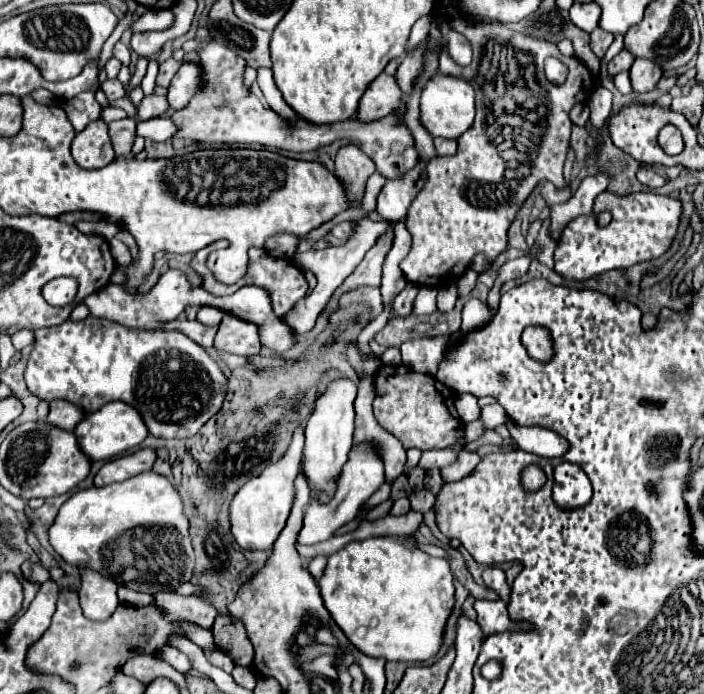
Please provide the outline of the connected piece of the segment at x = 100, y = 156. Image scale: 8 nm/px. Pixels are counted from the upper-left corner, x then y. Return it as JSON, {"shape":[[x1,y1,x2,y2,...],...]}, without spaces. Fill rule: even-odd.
{"shape":[[102,120,90,122,72,142,74,160,88,170,104,168,114,160,114,150,108,136,108,126]]}

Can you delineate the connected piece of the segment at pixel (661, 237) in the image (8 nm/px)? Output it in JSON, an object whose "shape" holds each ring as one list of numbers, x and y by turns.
{"shape":[[602,192,596,196,594,212,604,212,604,210,612,214,612,222,604,228,596,224,594,214,578,216,564,228,558,240,558,248,554,252,556,260,554,270,564,278,584,280,602,274,606,270,630,268,638,262,662,256,670,248,670,242,676,234,682,204,680,200,650,192,648,194,638,192,630,196,616,196,612,192]]}

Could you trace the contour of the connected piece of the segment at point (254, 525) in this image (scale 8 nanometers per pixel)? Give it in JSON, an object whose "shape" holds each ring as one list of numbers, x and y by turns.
{"shape":[[297,427,290,442,288,452,282,460,268,466,260,476,250,478,230,502,230,524,236,544,244,550,270,550,278,534,282,532,290,506,294,500,294,478,298,474,298,462,305,443,304,428]]}

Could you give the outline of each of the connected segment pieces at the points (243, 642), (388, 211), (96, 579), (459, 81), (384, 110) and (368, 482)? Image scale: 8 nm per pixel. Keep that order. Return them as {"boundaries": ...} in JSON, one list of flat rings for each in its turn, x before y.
{"boundaries":[[[218,616,212,626,212,634,214,634,216,646,226,650,236,664,242,664,246,668,252,666,252,656,254,656,252,644,240,620,232,616]],[[424,164,414,166,400,180,388,180,378,194,376,212,390,222,406,218,406,212,408,212,412,200,416,198,416,194,420,192,424,180,426,180]],[[80,570,82,588,80,588,80,606,86,618,106,620,120,606,116,590,118,586,94,570]],[[444,74,432,76,422,90,420,122,432,138,460,138,474,122,474,88,470,86,470,82,464,78,452,78]],[[384,72,368,86,360,100,358,120,372,122,392,114,400,104,400,88,394,76,386,76]],[[366,442,366,446,352,446,350,458,346,460,346,466,342,468,342,474,338,476,338,486,334,490,334,498,326,502,326,506,318,506,318,502,308,502,306,516,304,516,304,528,298,534,300,544,316,544,324,542,334,536,338,528,342,528,346,522,350,522,362,504,384,484,384,466,382,458,378,458,378,450]]]}

